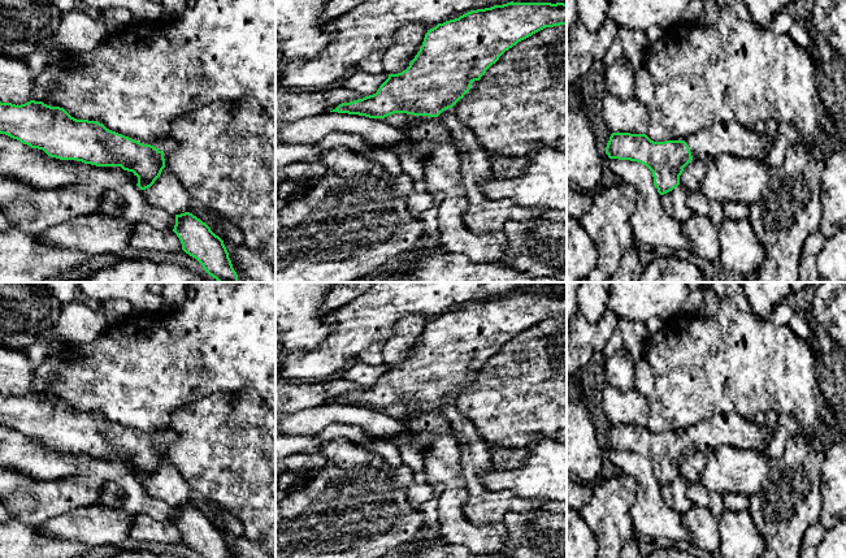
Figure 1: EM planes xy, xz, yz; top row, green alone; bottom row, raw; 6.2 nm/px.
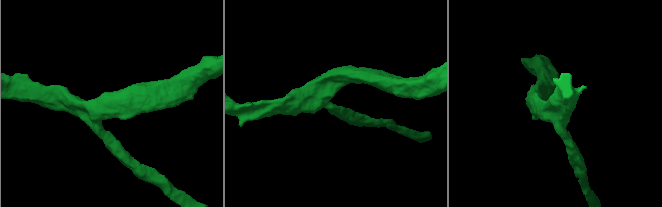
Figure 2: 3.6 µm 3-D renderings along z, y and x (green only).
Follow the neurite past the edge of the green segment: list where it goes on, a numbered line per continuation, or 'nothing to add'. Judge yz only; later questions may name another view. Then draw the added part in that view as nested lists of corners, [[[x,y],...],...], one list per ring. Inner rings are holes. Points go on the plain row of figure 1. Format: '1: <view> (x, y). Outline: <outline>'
1: yz (706, 436). Outline: [[[737,414],[715,415],[702,420],[687,429],[686,434],[693,450],[700,450],[706,455],[723,445],[742,450],[764,450],[777,432],[777,425],[756,425],[749,423]]]

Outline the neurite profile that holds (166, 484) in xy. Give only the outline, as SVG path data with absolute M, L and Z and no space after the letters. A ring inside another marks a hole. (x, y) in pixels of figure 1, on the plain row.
M166 458L155 475L142 484L149 496L174 507L187 503L191 494L191 486Z

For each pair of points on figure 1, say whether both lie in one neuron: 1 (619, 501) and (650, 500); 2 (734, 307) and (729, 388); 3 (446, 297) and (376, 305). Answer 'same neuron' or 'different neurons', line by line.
1: different neurons
2: same neuron
3: same neuron

